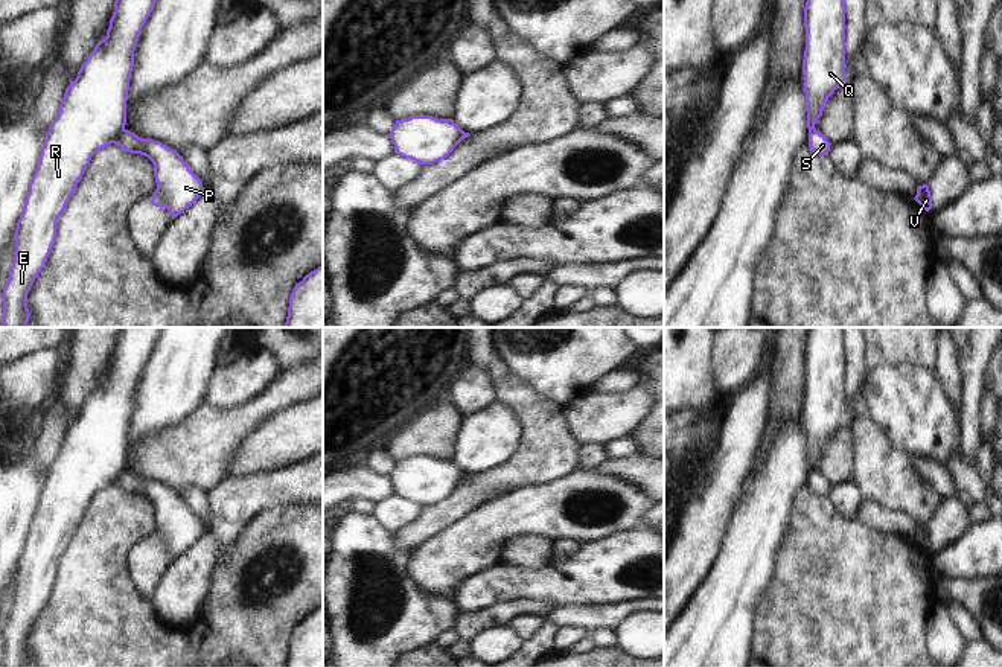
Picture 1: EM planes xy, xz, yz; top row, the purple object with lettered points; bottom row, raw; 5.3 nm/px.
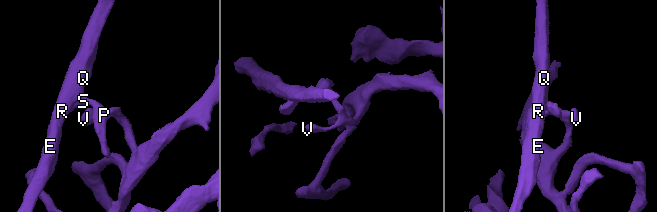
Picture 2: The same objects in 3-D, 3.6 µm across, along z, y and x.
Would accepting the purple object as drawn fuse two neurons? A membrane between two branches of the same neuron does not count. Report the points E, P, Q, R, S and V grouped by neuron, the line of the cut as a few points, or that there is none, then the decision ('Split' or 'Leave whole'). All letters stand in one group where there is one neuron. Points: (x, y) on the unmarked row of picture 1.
Groups: E Q R / P S V. Split along xy (124, 468), (111, 483). Split

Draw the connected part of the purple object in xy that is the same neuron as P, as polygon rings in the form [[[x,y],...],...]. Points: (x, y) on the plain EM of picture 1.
[[[123,469],[113,484],[126,493],[145,496],[152,503],[157,530],[151,545],[168,550],[172,560],[203,536],[201,521],[189,510],[177,492],[161,483],[142,480]]]

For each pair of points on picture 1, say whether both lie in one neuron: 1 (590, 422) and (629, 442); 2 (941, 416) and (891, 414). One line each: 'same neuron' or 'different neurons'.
1: different neurons
2: same neuron

